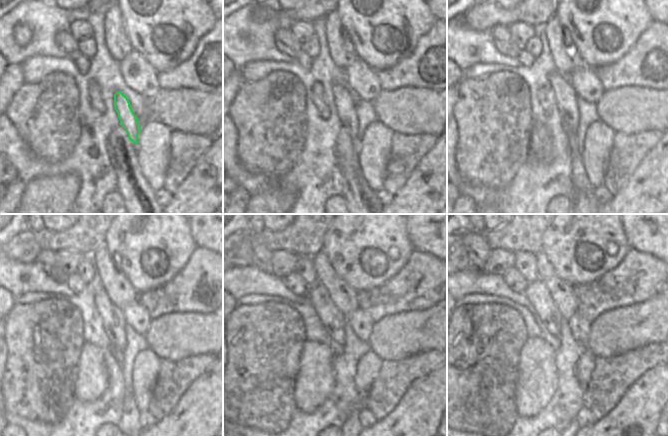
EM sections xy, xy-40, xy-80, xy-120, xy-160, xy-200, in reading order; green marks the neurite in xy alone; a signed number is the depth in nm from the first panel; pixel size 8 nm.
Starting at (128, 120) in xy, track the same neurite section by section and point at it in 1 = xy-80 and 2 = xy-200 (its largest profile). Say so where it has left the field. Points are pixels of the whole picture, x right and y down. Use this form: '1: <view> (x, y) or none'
1: xy-80 (566, 99)
2: xy-200 (537, 293)

